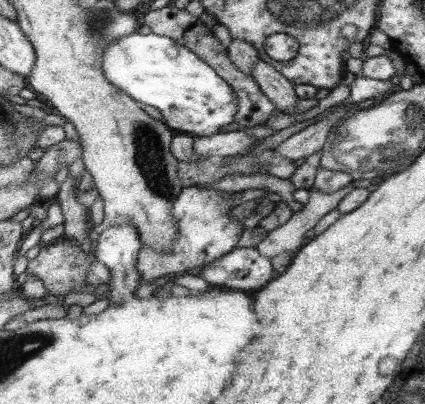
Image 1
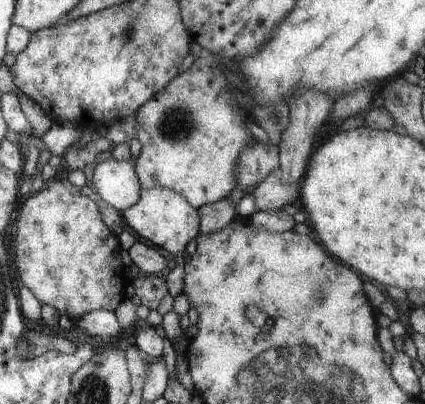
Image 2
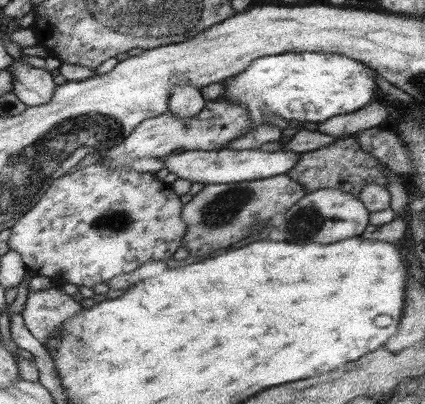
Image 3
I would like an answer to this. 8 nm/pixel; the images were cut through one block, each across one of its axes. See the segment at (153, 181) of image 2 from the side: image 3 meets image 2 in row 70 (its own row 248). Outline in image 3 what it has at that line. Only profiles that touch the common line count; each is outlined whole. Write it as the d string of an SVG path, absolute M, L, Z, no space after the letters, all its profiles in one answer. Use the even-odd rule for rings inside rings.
M287 174L253 182L207 184L195 196L185 198L181 218L185 220L187 230L181 246L189 252L189 256L195 258L201 258L203 254L219 248L227 248L233 242L247 238L257 224L265 224L271 216L283 216L291 206L299 202L303 194L307 194L305 188Z

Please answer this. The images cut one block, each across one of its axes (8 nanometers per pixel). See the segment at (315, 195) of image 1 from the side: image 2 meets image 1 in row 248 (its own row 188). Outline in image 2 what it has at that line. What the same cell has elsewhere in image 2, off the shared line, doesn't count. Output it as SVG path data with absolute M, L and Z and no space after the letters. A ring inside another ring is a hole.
M277 174L267 176L255 190L253 190L253 200L255 200L255 212L259 210L281 210L285 204L295 202L299 194L299 184L283 186L277 178Z

